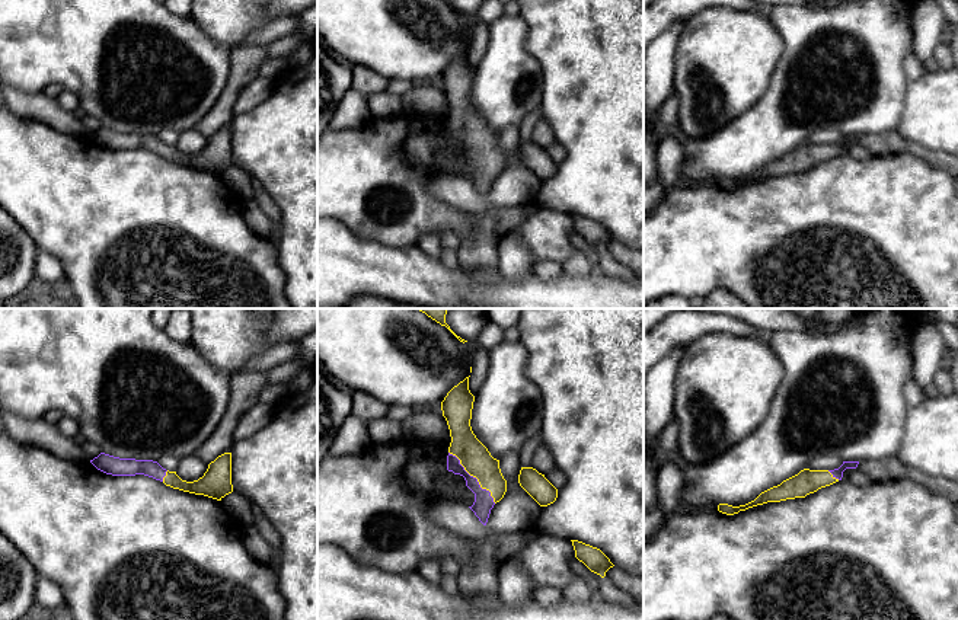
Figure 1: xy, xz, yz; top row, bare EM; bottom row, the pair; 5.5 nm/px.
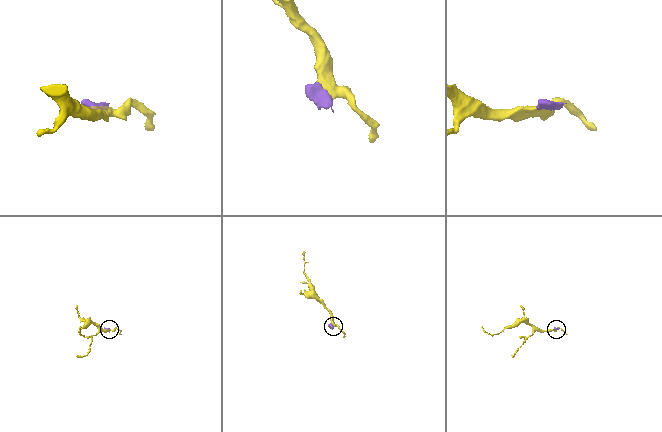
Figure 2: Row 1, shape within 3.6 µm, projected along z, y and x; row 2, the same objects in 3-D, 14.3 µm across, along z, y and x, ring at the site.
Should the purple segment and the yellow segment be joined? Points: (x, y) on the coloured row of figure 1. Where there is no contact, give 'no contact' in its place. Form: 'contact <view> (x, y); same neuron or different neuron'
contact xz (475, 478); same neuron

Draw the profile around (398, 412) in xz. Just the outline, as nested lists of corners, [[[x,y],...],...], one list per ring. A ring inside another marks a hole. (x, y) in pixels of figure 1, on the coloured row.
[[[395,405],[395,406],[389,406],[386,418],[402,422],[408,416],[411,416],[415,410],[416,409],[409,408],[409,406]]]

